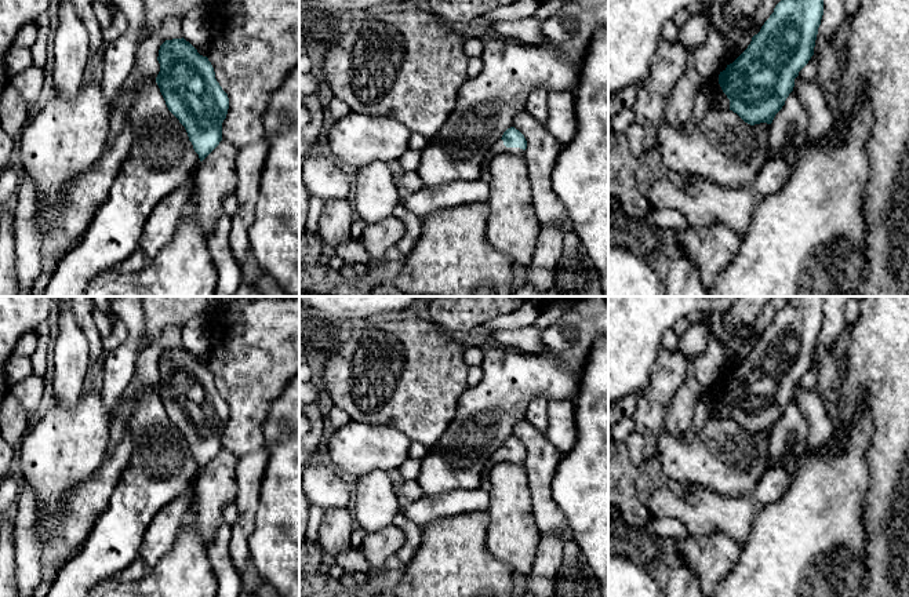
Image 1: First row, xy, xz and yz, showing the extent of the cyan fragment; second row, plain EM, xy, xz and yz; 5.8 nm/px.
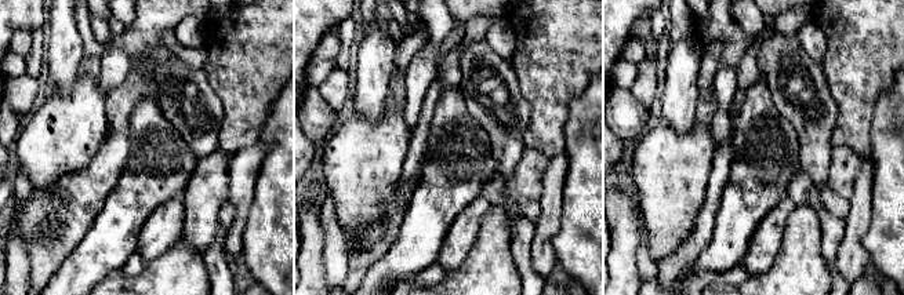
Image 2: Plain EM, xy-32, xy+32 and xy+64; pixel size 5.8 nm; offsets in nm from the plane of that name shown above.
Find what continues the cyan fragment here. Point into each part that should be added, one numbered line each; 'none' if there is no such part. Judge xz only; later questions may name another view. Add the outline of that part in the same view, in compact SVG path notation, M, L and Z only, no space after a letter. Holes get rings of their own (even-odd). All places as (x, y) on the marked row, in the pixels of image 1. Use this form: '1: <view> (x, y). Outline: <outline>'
1: xz (498, 148). Outline: M499 139L492 148L491 154L516 154L516 156L524 156L524 150L520 148L506 148L503 145L503 141Z

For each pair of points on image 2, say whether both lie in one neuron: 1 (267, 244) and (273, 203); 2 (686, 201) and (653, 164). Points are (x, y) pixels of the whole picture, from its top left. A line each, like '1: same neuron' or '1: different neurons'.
1: same neuron
2: same neuron

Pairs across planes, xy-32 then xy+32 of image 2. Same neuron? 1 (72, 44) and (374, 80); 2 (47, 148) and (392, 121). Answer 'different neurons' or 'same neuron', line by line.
1: same neuron
2: same neuron

